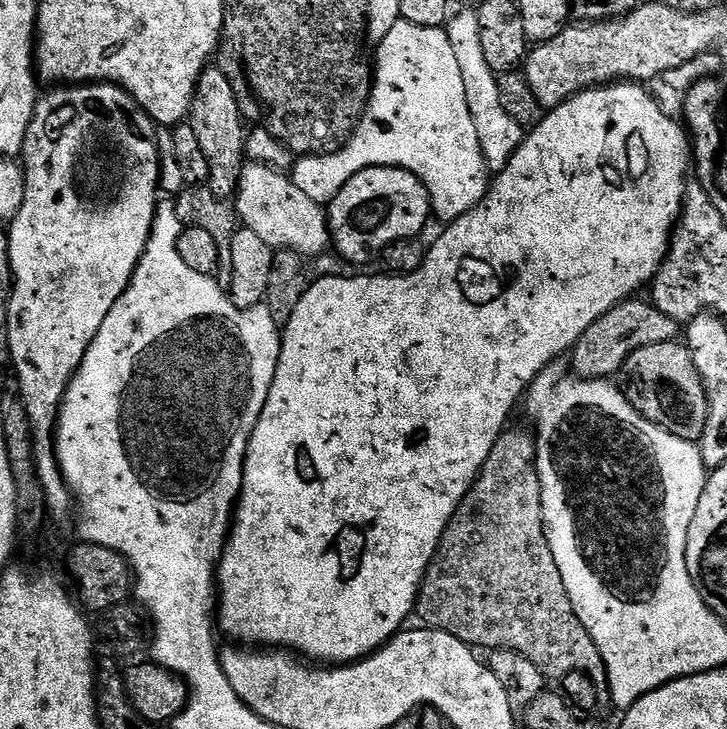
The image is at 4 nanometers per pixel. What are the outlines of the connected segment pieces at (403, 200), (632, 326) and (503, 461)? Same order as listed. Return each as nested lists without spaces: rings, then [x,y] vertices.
[[[367,168],[358,174],[354,174],[354,178],[350,178],[342,186],[342,190],[338,190],[338,194],[327,205],[326,215],[328,217],[328,231],[330,233],[330,244],[333,249],[340,251],[340,256],[344,260],[349,260],[352,264],[368,264],[371,260],[375,261],[379,253],[383,252],[386,246],[390,246],[396,240],[410,240],[419,237],[420,231],[428,224],[428,216],[430,220],[430,201],[428,192],[424,189],[424,184],[414,174],[410,174],[401,168]]]
[[[640,298],[626,300],[622,304],[616,304],[578,342],[572,347],[570,359],[572,368],[577,377],[581,380],[602,380],[612,378],[620,371],[620,367],[634,354],[636,348],[642,346],[658,346],[677,339],[677,321],[670,319],[666,314],[662,314],[653,308],[651,303],[640,301]]]
[[[506,430],[498,438],[494,450],[490,450],[486,462],[480,467],[480,473],[476,476],[476,481],[473,482],[472,488],[466,494],[464,501],[458,506],[456,513],[450,518],[450,522],[442,534],[432,564],[428,567],[428,573],[424,576],[424,583],[420,585],[420,595],[416,597],[414,612],[417,617],[420,615],[419,623],[421,625],[434,628],[438,632],[450,634],[473,649],[495,650],[506,648],[509,652],[522,654],[527,660],[534,662],[534,666],[538,666],[540,673],[549,681],[555,680],[556,682],[566,675],[581,672],[597,686],[607,683],[607,672],[602,654],[596,643],[590,638],[590,634],[582,626],[580,619],[576,617],[576,611],[573,610],[570,598],[566,594],[566,586],[562,582],[562,574],[558,574],[558,566],[554,562],[554,556],[550,554],[550,546],[546,535],[546,517],[544,507],[540,502],[540,479],[536,473],[536,441],[531,435],[527,436],[524,432]]]

